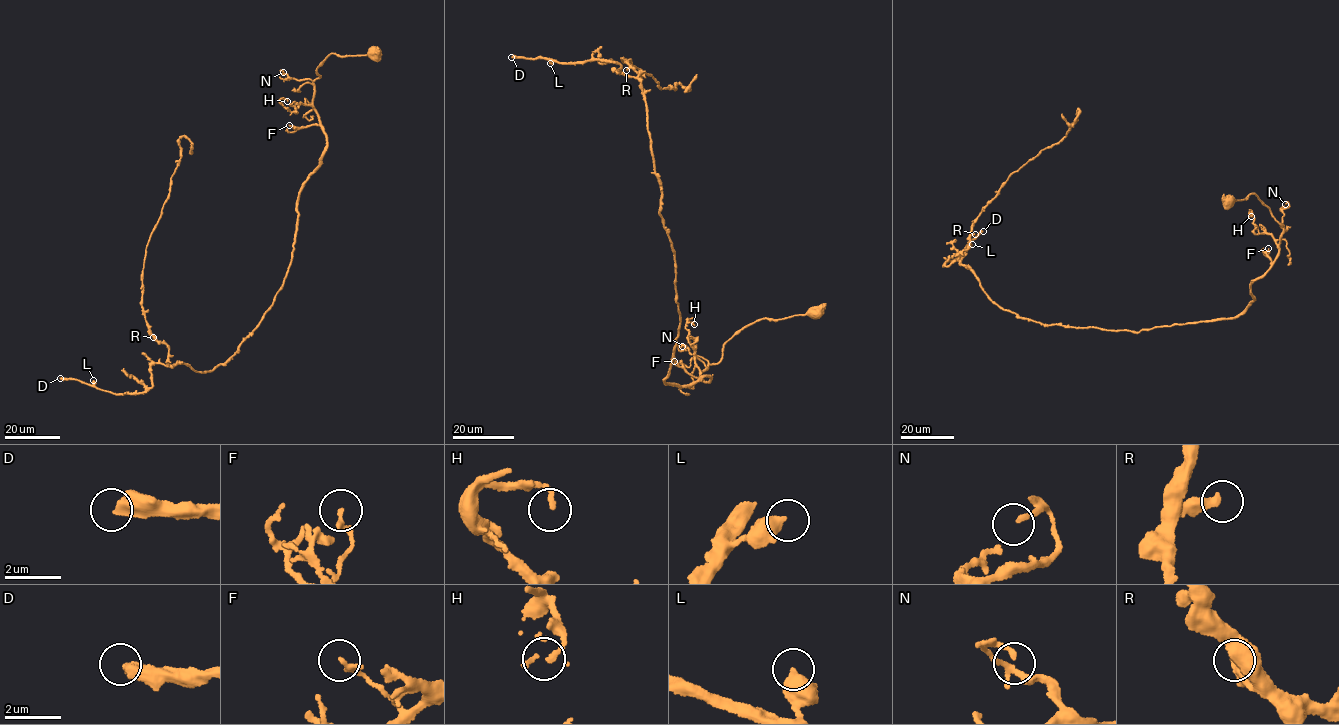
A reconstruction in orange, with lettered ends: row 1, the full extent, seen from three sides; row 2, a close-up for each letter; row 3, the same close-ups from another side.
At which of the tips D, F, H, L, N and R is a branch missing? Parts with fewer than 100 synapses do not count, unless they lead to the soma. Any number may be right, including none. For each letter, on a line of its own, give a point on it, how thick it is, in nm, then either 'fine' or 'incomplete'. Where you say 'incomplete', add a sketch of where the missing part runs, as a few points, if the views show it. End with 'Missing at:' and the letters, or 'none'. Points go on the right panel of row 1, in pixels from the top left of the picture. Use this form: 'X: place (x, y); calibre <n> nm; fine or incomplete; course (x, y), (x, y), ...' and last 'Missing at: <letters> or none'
D: place (983, 231); calibre 400 nm; incomplete; course (983, 231), (986, 227), (1019, 220), (1043, 194), (1057, 192), (1061, 185), (1069, 184)
F: place (1268, 248); calibre 150 nm; fine
H: place (1251, 216); calibre 160 nm; fine
L: place (972, 244); calibre 460 nm; fine
N: place (1285, 204); calibre 170 nm; fine
R: place (975, 234); calibre 340 nm; fine
Missing at: D

